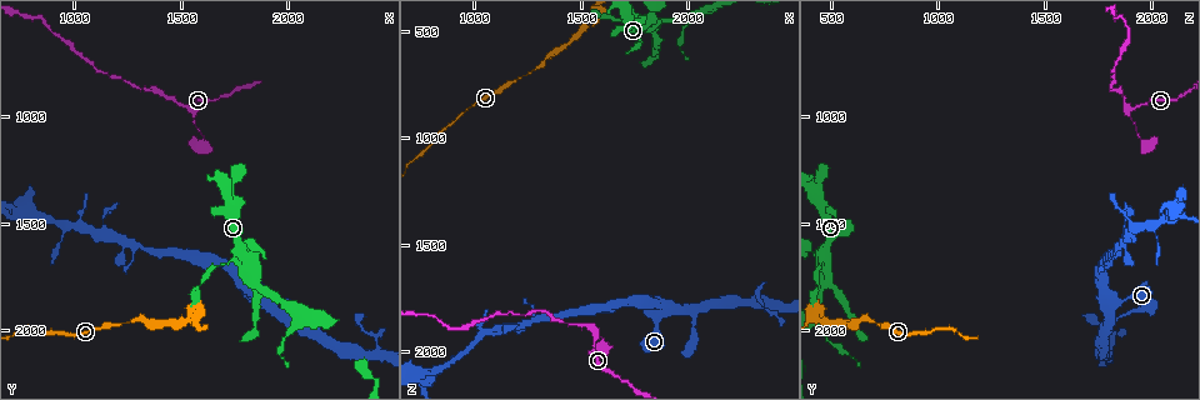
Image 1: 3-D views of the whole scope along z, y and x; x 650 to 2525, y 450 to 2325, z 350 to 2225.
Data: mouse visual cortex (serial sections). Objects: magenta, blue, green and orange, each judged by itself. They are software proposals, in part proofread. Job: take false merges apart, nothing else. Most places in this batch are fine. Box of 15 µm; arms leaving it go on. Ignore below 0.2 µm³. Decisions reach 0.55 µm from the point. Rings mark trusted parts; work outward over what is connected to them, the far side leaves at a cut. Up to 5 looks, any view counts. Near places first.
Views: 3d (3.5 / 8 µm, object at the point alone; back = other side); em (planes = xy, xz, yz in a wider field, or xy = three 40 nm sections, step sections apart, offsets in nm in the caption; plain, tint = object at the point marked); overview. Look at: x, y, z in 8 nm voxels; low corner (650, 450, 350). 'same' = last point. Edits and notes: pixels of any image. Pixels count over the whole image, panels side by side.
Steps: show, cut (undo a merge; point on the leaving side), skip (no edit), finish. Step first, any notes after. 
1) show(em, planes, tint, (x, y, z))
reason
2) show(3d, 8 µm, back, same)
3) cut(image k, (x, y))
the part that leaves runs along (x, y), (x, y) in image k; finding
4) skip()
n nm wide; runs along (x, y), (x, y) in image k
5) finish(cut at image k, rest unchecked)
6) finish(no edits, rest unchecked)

show(3d, 3.5 µm, (1550, 970, 1890))
sharp bend

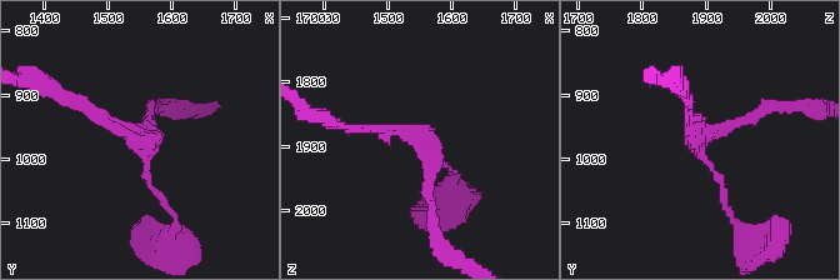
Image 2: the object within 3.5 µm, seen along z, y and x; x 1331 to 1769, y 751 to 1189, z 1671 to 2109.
show(em, planes, tint, (1545, 960, 1890))

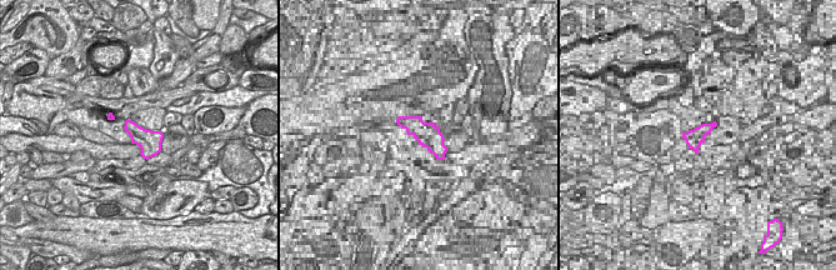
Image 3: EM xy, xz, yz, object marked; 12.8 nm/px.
skip()
runs along (433, 205), (429, 150), (399, 129), (349, 129) in image 2; all the same cell

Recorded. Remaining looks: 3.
show(3d, 3.5 µm, (1160, 810, 1810))
a narrow waist

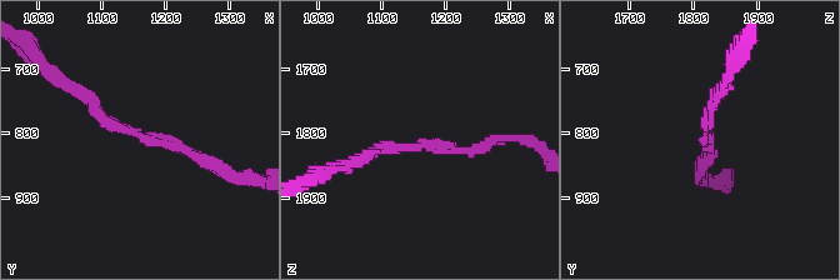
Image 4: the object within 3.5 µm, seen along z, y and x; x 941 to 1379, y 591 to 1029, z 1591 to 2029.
show(em, xy, step 1, tint, (1160, 800, 1820))
arms of 150, 200 nm; now the EM

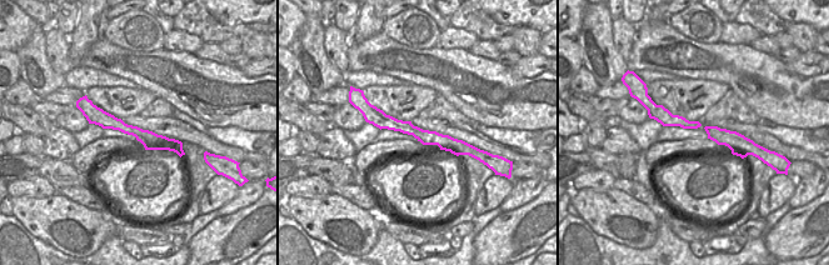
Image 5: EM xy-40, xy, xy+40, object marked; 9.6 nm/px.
skip()
runs along (210, 164), (115, 126), (73, 88) in image 4; one cell here

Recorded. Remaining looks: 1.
finish(no edits, rest unchecked)

